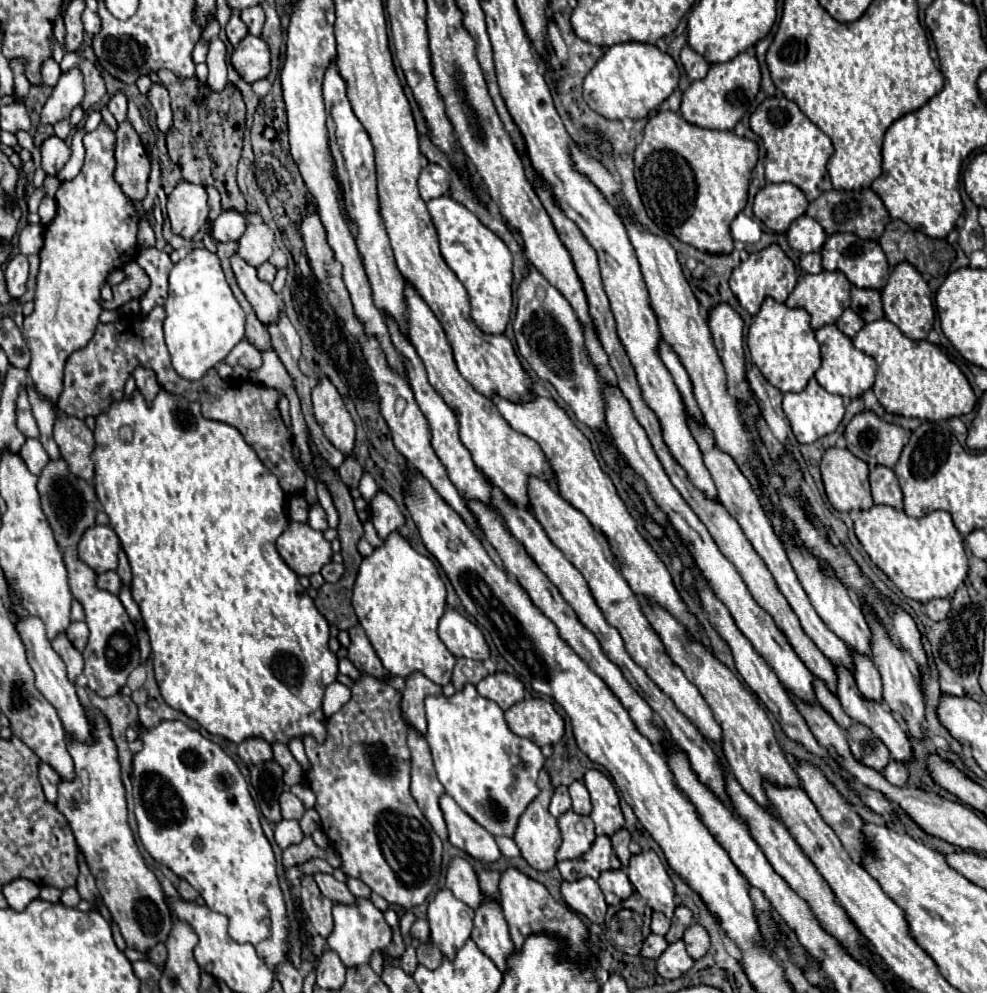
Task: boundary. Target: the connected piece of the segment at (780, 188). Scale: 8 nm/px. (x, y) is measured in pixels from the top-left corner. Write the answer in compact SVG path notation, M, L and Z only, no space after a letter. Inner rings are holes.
M766 184L754 198L754 214L772 230L786 232L792 220L808 208L806 196L794 184Z

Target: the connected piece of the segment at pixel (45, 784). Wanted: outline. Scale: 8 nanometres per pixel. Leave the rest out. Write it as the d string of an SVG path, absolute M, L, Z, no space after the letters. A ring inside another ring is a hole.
M40 764L40 782L46 794L46 800L56 804L56 796L58 796L58 784L60 784L60 776L52 770L52 766L48 764Z

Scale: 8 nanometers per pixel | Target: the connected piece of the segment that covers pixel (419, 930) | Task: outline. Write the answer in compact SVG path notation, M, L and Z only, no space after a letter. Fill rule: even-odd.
M418 918L418 920L412 924L410 934L412 934L412 938L416 938L416 940L420 940L420 942L428 942L428 940L430 940L430 928L428 928L428 922Z

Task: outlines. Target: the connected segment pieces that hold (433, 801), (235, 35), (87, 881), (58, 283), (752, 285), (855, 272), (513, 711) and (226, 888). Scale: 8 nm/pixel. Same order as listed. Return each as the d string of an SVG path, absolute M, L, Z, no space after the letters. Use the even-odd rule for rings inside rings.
M406 722L406 726L408 726L410 764L412 764L410 792L412 792L414 800L418 802L422 814L426 816L430 826L434 828L434 832L442 840L446 840L448 838L446 822L444 822L444 816L442 816L442 810L438 804L438 796L444 794L444 786L436 778L436 770L434 770L434 762L432 762L426 738L420 732L416 732L408 722Z
M238 12L232 14L232 18L230 18L228 26L226 26L226 36L228 36L228 40L232 42L232 46L236 46L244 36L248 36L248 28L246 28L246 24L240 20L240 14L238 14Z
M78 850L78 868L80 868L80 874L78 874L76 890L80 892L80 896L82 896L84 900L92 900L92 902L94 902L94 898L98 896L98 888L96 888L96 884L94 884L94 876L92 876L90 870L88 870L88 864L86 864L86 860L84 860L82 850Z
M104 120L84 136L84 148L86 162L80 174L62 182L54 196L58 210L50 224L44 226L34 312L24 318L22 328L32 352L28 376L52 404L62 392L62 372L68 356L84 348L94 336L102 312L100 288L106 284L108 274L138 258L138 224L148 216L142 204L130 200L114 180L116 134Z
M770 244L768 248L750 254L738 268L734 268L732 278L730 278L730 288L736 294L736 298L740 300L742 308L746 308L752 316L758 314L762 302L766 296L772 296L778 302L786 302L788 294L794 290L796 286L796 266L794 262L784 254L784 250L778 244Z
M836 232L832 234L824 248L822 248L822 266L824 270L840 270L846 274L846 278L858 286L858 288L874 288L874 290L882 290L884 284L888 282L888 262L886 256L880 248L878 242L874 240L864 240L856 234L848 234L848 232Z
M542 698L520 700L506 710L506 722L518 736L532 740L536 746L556 744L564 734L564 720L556 708Z
M176 720L144 730L142 742L142 750L134 754L132 786L138 834L144 848L156 862L168 866L176 876L194 886L208 908L226 914L230 920L228 934L236 942L250 942L268 968L276 970L290 954L290 918L286 916L286 902L276 874L276 858L262 832L260 812L248 794L240 768L218 744L212 744L200 732Z

